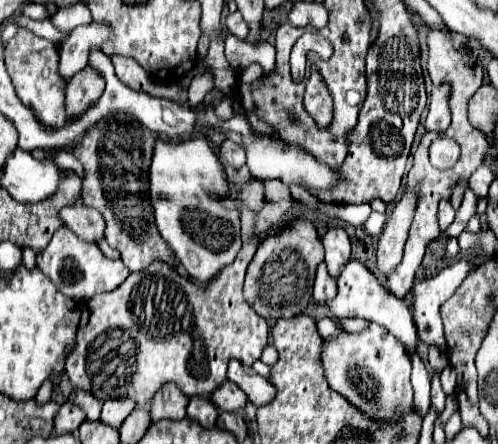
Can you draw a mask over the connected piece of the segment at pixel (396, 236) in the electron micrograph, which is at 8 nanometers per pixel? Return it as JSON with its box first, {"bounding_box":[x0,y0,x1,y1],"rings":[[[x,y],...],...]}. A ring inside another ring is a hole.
{"bounding_box":[377,189,418,275],"rings":[[[404,189],[393,213],[387,219],[377,245],[378,269],[382,275],[390,275],[403,257],[404,245],[417,203],[418,195],[414,195],[414,191]]]}

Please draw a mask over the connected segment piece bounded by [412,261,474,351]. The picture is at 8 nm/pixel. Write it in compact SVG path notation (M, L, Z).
M454 261L446 269L442 269L436 277L414 281L412 319L422 343L436 345L440 351L446 349L440 305L452 297L452 291L456 291L456 287L466 279L470 271L474 271L472 263Z

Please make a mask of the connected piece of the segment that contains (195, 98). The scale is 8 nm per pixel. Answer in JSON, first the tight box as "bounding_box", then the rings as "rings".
{"bounding_box":[188,71,214,106],"rings":[[[205,71],[200,75],[196,75],[188,88],[188,104],[190,106],[197,106],[213,88],[214,82],[210,71]]]}

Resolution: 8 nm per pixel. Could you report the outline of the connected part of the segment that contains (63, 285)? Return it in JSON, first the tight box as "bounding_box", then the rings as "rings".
{"bounding_box":[36,227,128,303],"rings":[[[60,227],[48,247],[40,253],[36,253],[36,267],[40,271],[44,271],[46,277],[50,277],[50,281],[70,299],[84,303],[86,299],[90,299],[96,293],[106,293],[106,291],[114,291],[116,287],[122,285],[122,281],[128,277],[128,269],[124,267],[124,263],[120,259],[108,259],[98,245],[94,243],[86,243],[82,239],[78,239],[70,229]]]}

